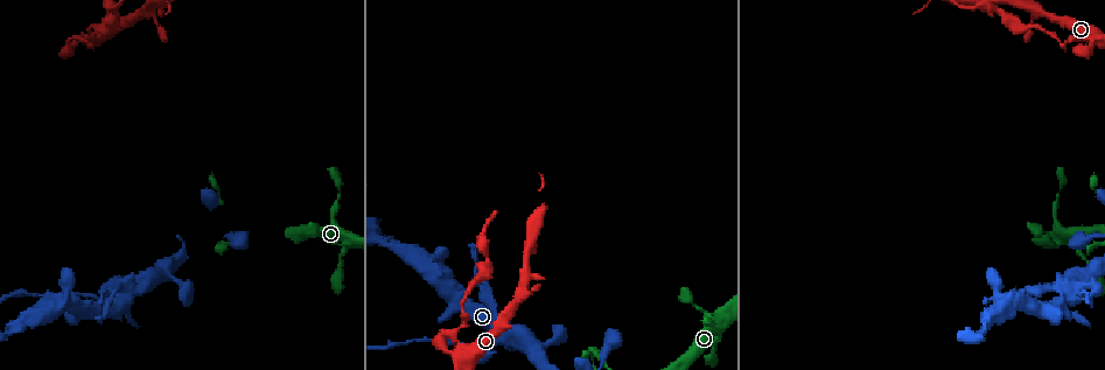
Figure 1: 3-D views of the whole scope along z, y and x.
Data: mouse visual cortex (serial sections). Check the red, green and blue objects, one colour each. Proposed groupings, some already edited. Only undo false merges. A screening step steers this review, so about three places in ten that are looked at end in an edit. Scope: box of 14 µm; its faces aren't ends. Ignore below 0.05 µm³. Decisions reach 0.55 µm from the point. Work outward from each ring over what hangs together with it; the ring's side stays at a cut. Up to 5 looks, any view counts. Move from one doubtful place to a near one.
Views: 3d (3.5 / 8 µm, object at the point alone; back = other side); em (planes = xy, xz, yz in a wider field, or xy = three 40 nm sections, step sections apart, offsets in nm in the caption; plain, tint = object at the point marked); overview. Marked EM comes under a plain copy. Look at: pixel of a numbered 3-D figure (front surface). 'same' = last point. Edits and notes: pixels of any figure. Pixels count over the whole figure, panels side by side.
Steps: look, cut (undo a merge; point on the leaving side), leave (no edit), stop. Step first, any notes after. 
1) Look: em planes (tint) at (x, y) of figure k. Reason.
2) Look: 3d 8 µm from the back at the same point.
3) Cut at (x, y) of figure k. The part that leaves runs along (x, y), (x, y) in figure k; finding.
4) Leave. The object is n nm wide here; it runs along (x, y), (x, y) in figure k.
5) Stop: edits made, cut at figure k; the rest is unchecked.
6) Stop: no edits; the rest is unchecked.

Look: 3d 3.5 µm at (344, 243) of figure 1. Small branch off a trunk.

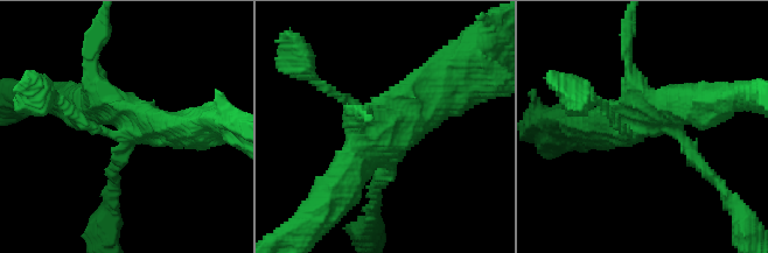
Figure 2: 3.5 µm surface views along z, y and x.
Look: em planes (tint) at (630, 136) of figure 2. 4 arms meet here; the arms are 150, 200, 400, 450 nm wide; now the EM.

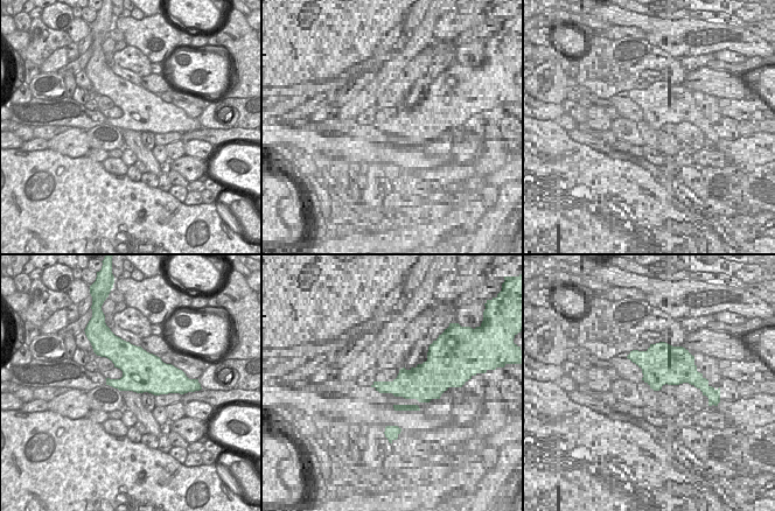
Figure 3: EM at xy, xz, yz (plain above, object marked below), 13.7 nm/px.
Leave. One cell here.

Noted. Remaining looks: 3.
Look: 3d 3.5 µm at (455, 355) of figure 1.

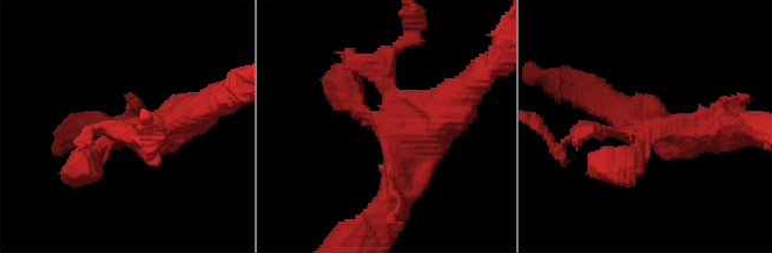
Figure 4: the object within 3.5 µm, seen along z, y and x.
Look: em xy step 2 (tint) at (641, 134) of figure 4. 3 arms meet here; the arms are 200, 400, 500 nm wide; now the EM.

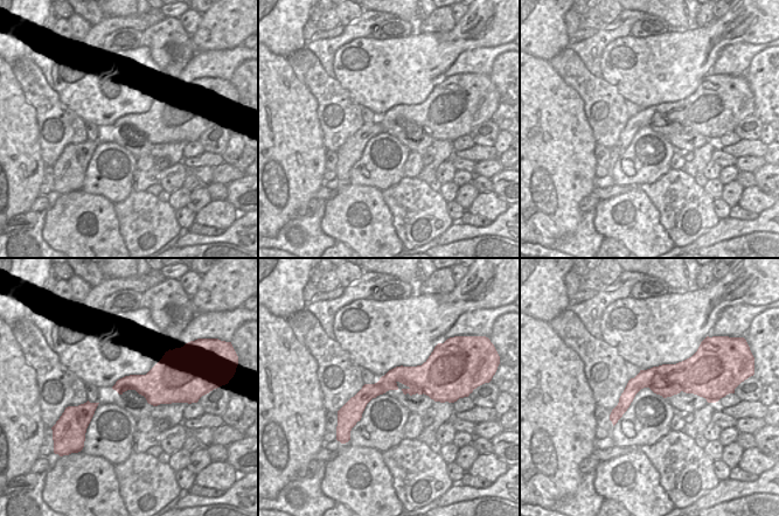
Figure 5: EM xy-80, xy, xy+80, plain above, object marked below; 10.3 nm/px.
Look: em xy step 1 (tint) at the same point. Another direction.

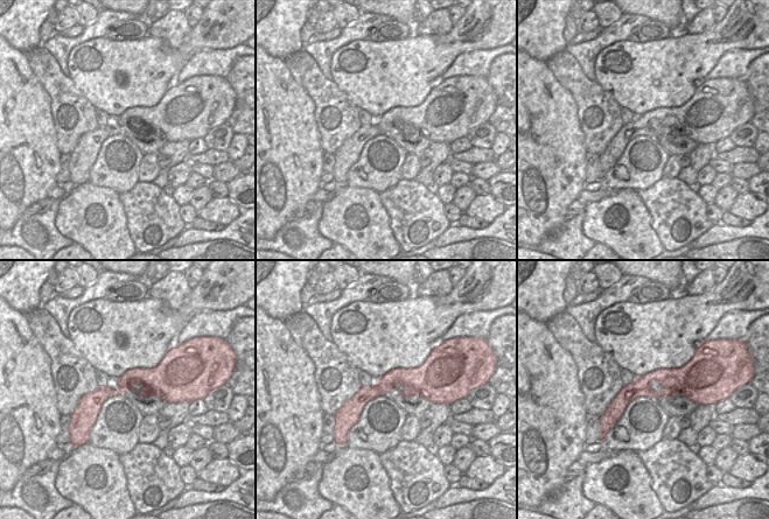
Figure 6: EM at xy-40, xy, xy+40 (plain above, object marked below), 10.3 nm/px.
Cut at (575, 131) of figure 4. A second cell is stuck on.

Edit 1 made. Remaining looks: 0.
Stop: edits made, cut at figure 4; the rest is unchecked.

